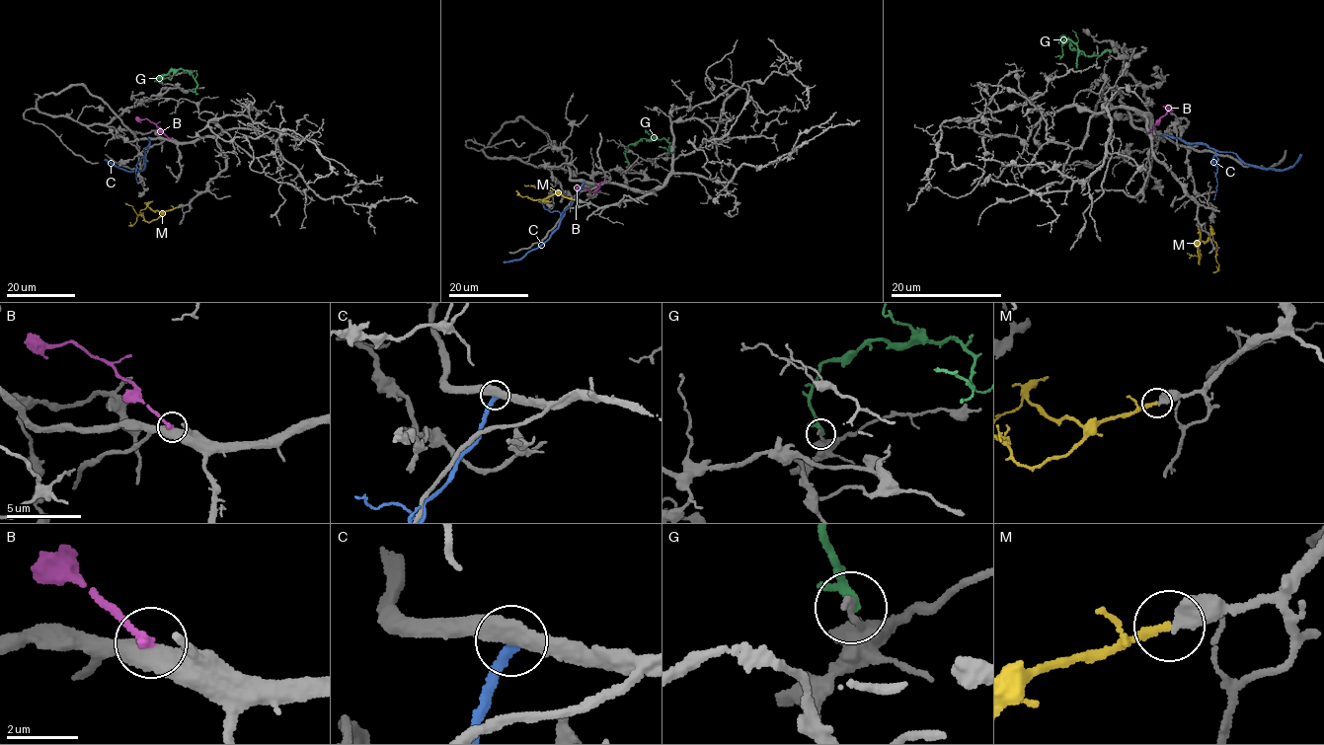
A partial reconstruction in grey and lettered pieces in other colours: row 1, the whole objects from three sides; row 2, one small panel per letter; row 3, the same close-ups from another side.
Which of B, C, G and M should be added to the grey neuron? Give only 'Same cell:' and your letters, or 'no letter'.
Same cell: M

